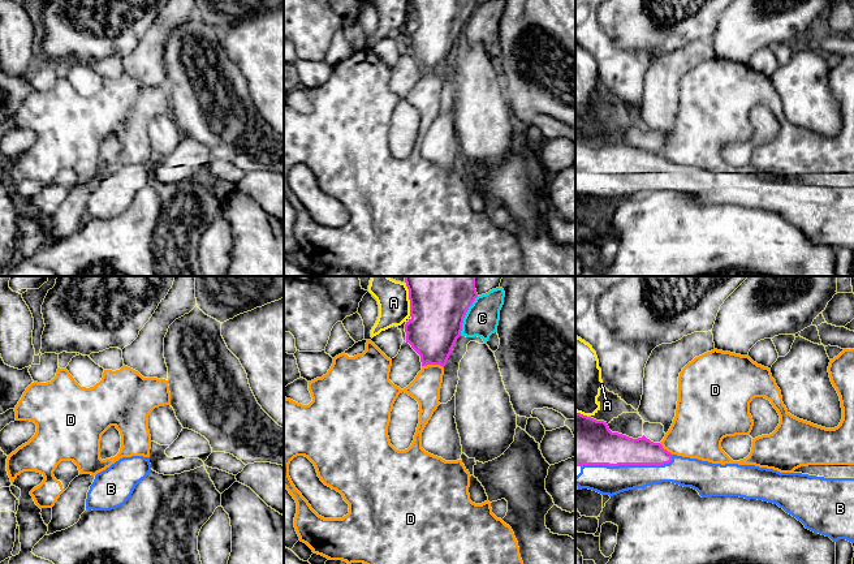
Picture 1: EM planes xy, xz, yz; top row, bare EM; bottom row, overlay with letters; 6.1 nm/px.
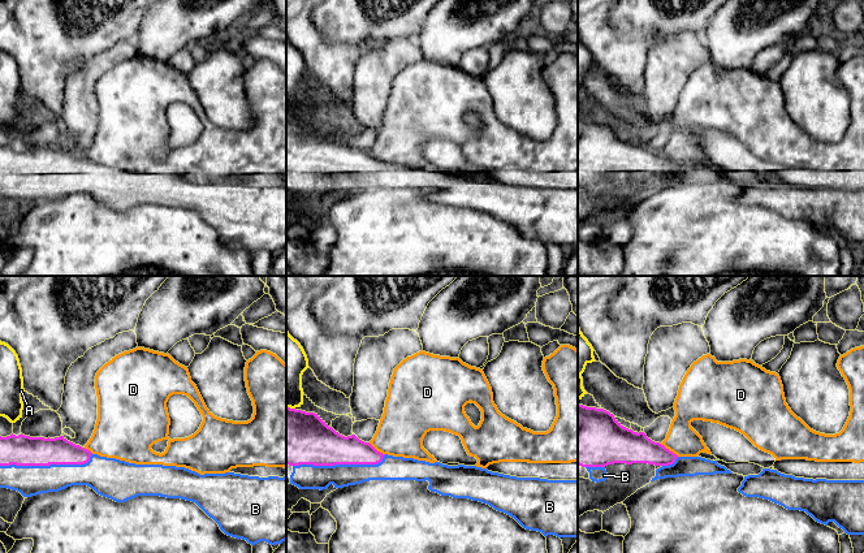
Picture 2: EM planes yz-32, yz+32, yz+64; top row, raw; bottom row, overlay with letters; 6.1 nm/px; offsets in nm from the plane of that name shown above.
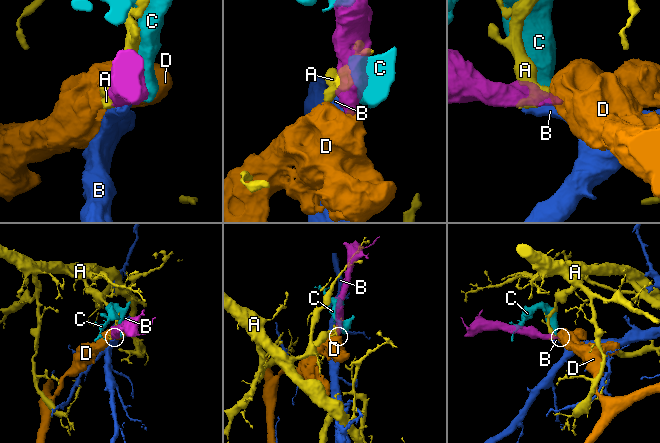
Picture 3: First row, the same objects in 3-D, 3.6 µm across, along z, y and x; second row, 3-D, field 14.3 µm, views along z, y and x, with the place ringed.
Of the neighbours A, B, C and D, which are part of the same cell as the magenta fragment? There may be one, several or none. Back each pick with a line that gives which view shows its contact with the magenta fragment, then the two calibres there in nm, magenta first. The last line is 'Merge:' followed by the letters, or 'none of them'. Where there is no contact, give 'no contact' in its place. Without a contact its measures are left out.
B: yz | 260/180 nm
Merge: B

